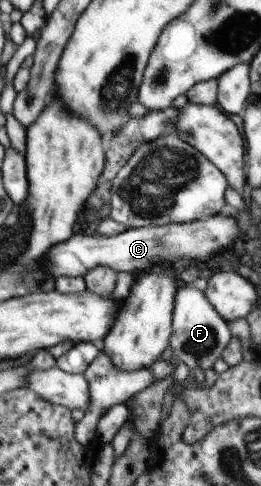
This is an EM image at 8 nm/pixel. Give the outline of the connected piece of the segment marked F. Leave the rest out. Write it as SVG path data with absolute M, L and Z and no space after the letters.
M193 284L177 288L175 310L173 311L173 336L172 343L175 360L187 364L193 372L204 373L212 368L228 344L233 340L231 329L224 318L217 312L215 306L205 293Z

